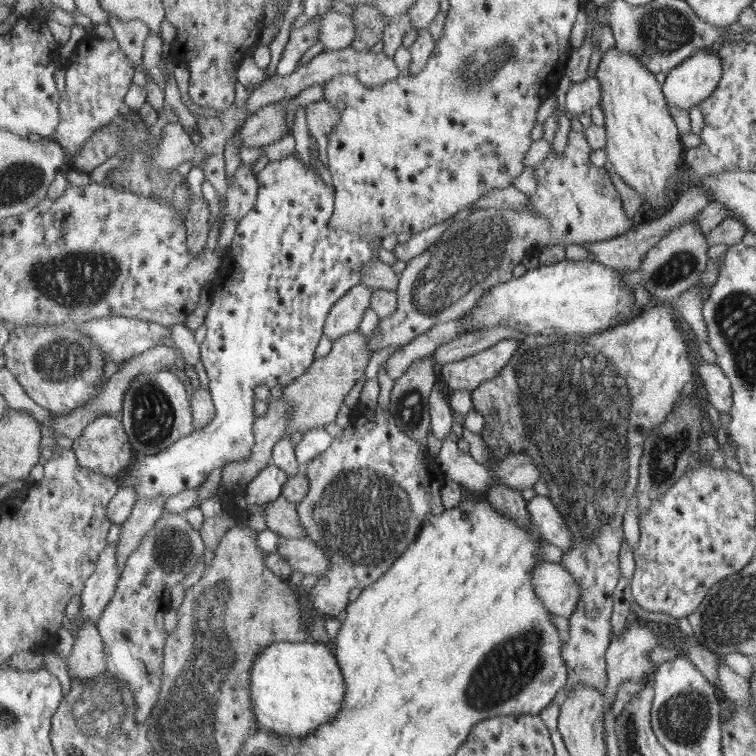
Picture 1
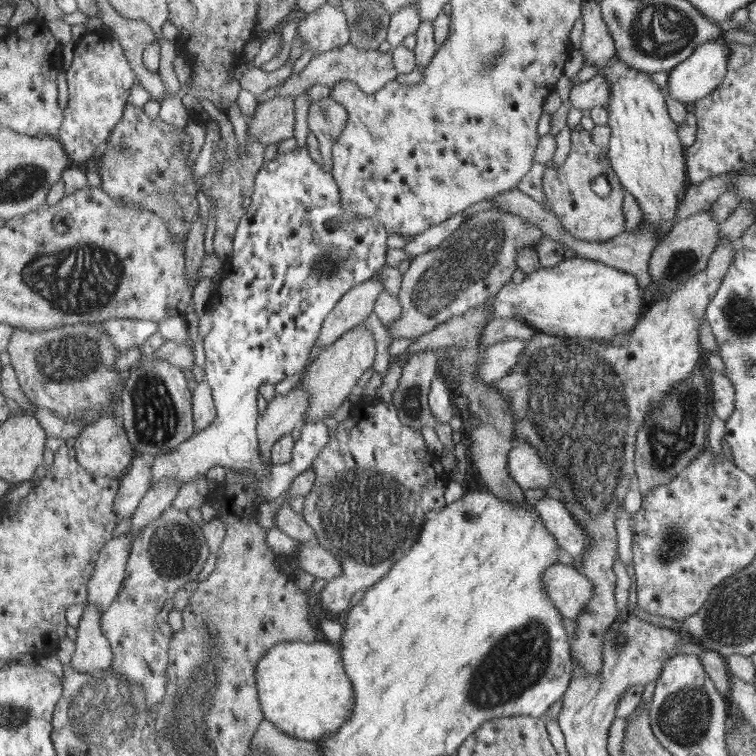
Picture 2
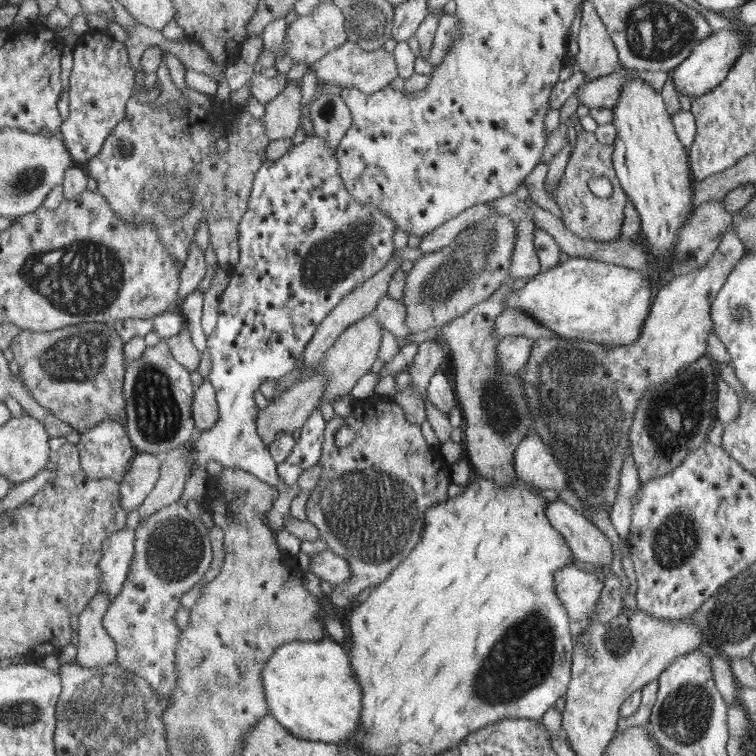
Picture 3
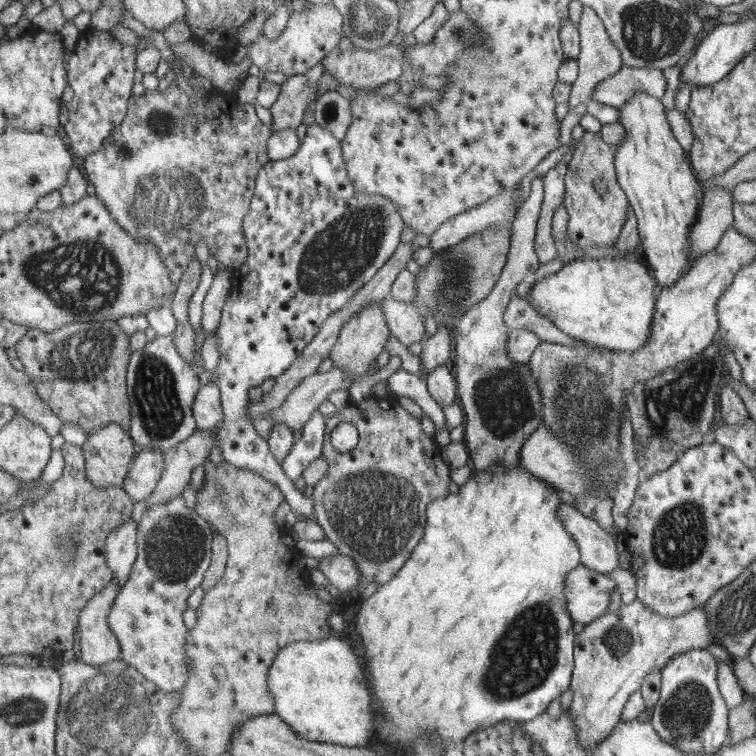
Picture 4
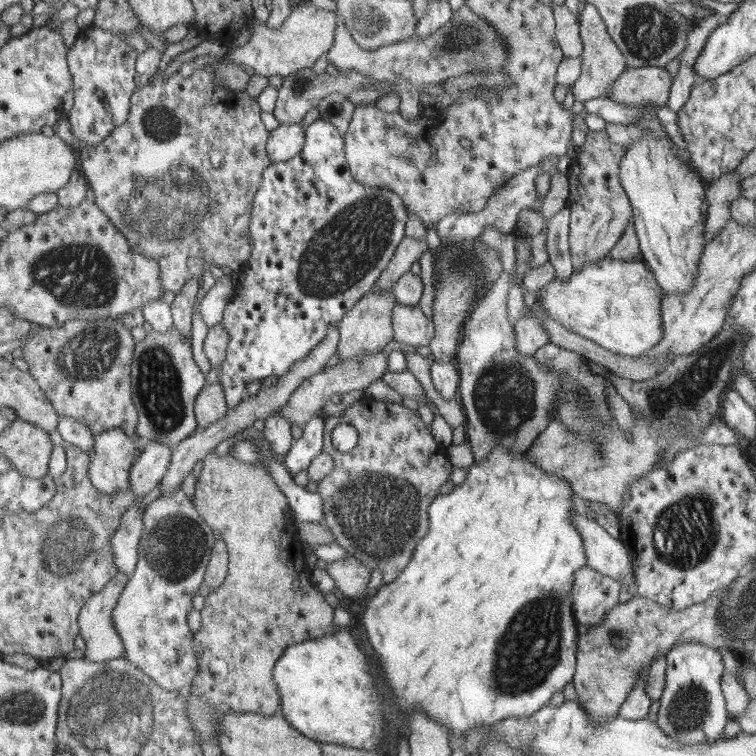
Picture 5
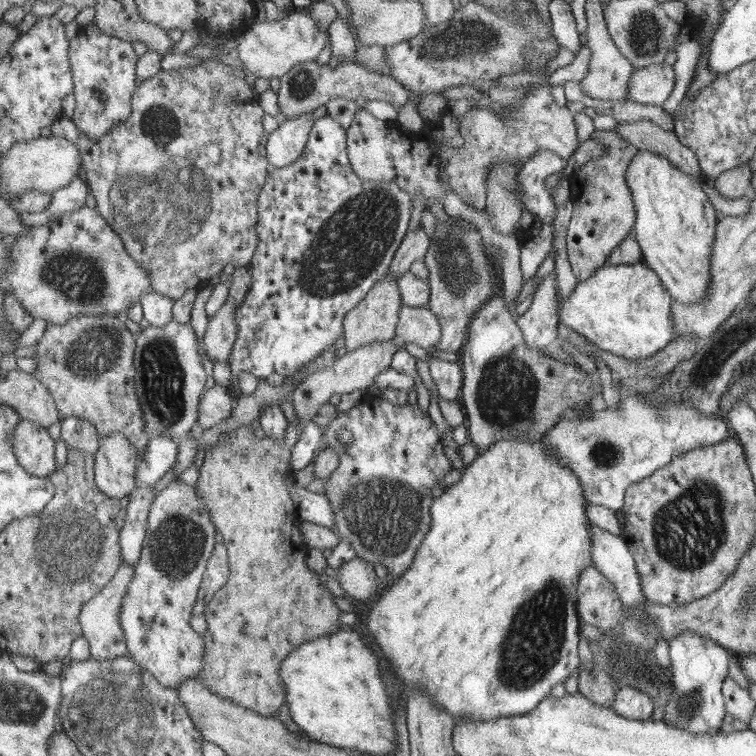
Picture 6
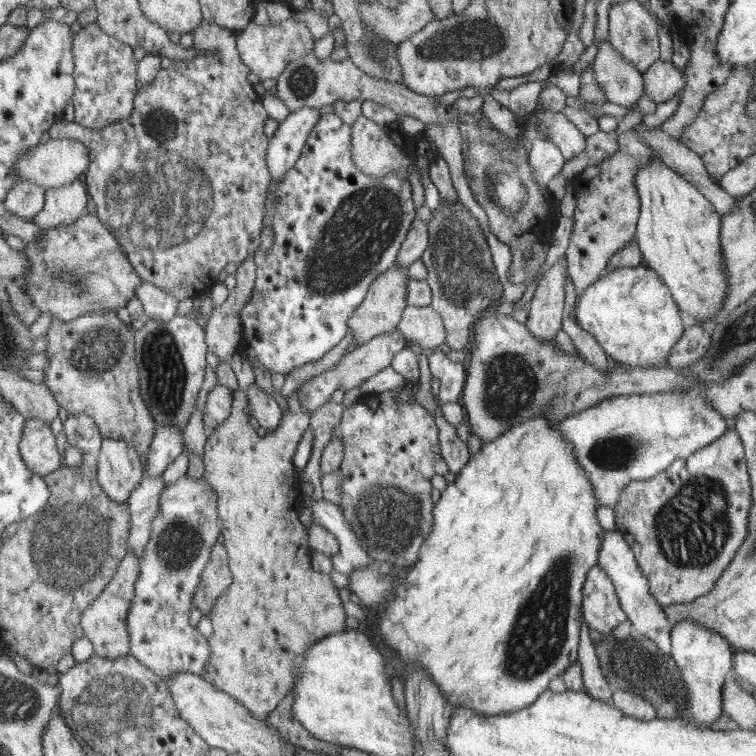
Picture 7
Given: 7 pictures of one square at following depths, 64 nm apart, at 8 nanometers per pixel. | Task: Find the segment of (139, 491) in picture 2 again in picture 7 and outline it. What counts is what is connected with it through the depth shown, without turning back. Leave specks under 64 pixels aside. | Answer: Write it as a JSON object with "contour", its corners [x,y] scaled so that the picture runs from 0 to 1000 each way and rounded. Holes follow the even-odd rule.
{"contour":[[[214,563],[206,567],[206,577],[193,601],[193,630],[214,631],[217,622],[241,598],[242,571],[235,563]]]}

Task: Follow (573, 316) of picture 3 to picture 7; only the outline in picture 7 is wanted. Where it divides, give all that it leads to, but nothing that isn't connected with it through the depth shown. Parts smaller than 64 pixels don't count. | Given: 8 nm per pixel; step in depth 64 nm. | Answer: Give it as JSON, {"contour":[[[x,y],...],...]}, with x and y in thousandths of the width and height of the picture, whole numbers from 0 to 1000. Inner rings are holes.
{"contour":[[[852,349],[841,354],[804,356],[765,394],[762,423],[766,430],[786,443],[804,474],[833,485],[876,484],[909,433],[881,376],[866,357]]]}

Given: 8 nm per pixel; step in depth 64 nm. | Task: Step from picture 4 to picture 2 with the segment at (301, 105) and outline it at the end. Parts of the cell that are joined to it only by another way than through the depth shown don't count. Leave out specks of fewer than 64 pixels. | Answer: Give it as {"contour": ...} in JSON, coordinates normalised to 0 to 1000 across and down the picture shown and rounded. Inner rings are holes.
{"contour":[[[366,127],[344,136],[337,152],[325,155],[328,161],[325,181],[343,183],[347,190],[364,192],[378,183],[386,183],[389,177],[389,131],[384,127]]]}

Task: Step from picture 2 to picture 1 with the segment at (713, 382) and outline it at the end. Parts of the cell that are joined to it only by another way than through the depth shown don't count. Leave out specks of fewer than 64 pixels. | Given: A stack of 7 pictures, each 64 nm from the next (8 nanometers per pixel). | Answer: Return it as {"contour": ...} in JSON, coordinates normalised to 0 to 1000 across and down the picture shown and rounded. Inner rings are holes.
{"contour":[[[927,478],[923,497],[930,503],[929,511],[937,520],[937,530],[950,545],[964,545],[970,533],[967,505],[950,481]]]}

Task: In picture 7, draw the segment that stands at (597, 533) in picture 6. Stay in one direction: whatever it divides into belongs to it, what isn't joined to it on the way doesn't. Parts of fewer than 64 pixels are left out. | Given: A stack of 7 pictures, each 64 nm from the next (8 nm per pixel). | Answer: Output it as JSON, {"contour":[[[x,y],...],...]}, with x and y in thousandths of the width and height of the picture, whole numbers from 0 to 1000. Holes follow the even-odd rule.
{"contour":[[[796,700],[796,722],[791,730],[791,747],[799,753],[815,775],[821,802],[831,810],[831,816],[843,843],[851,843],[868,852],[870,860],[881,868],[886,868],[886,823],[876,802],[861,784],[858,765],[849,757],[839,731],[817,701]]]}

